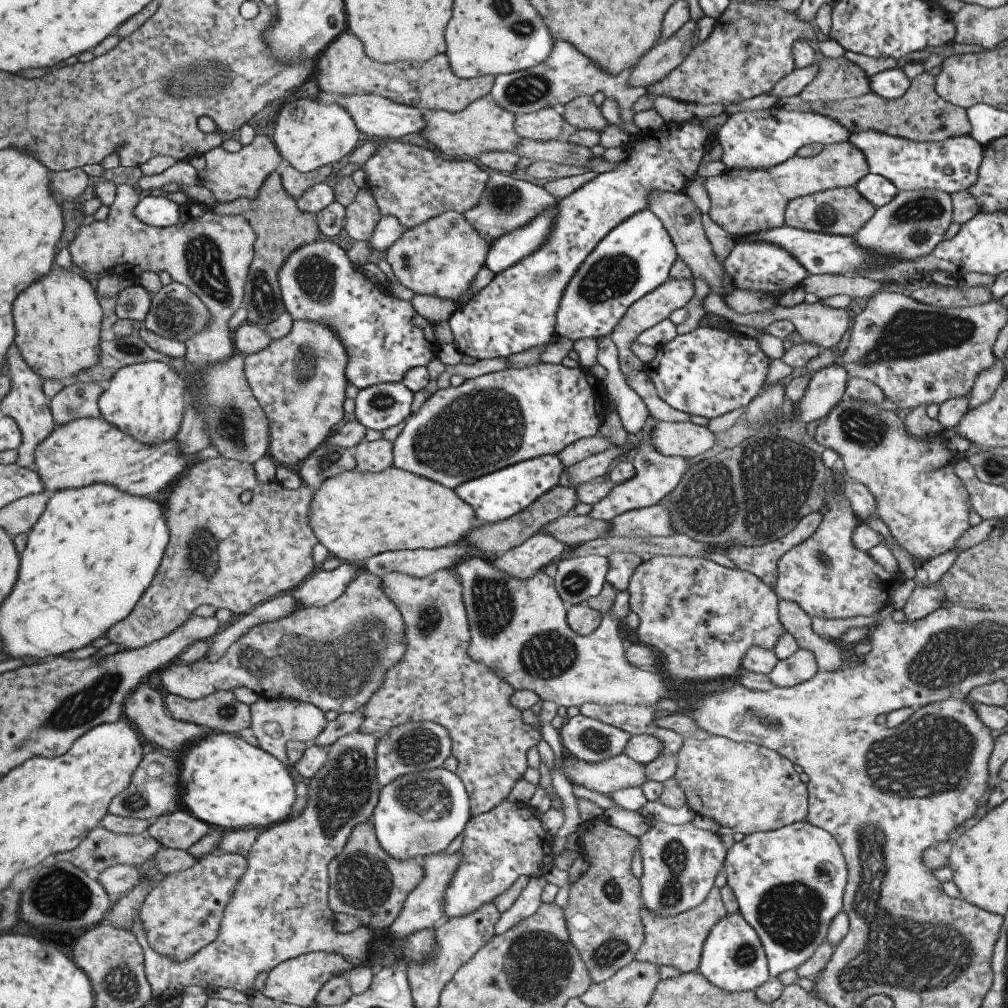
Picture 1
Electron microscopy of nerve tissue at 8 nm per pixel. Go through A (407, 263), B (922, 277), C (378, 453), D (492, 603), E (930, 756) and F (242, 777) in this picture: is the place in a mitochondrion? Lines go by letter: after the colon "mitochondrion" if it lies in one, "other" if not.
A: mitochondrion
B: other
C: other
D: mitochondrion
E: mitochondrion
F: other

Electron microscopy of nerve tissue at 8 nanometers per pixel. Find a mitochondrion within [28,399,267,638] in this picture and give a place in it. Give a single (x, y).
(202, 548)

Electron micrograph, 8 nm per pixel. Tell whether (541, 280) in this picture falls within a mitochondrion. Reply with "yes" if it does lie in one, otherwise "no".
yes

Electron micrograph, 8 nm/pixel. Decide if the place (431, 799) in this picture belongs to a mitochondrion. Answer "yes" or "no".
yes

